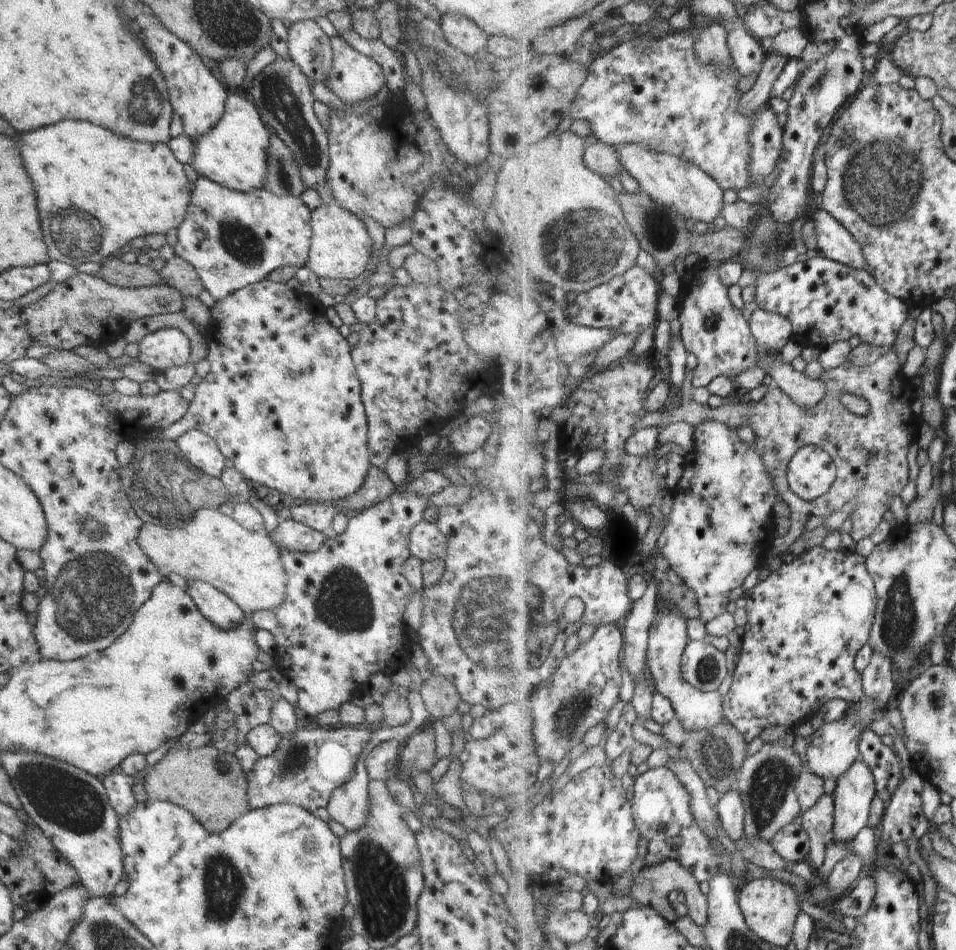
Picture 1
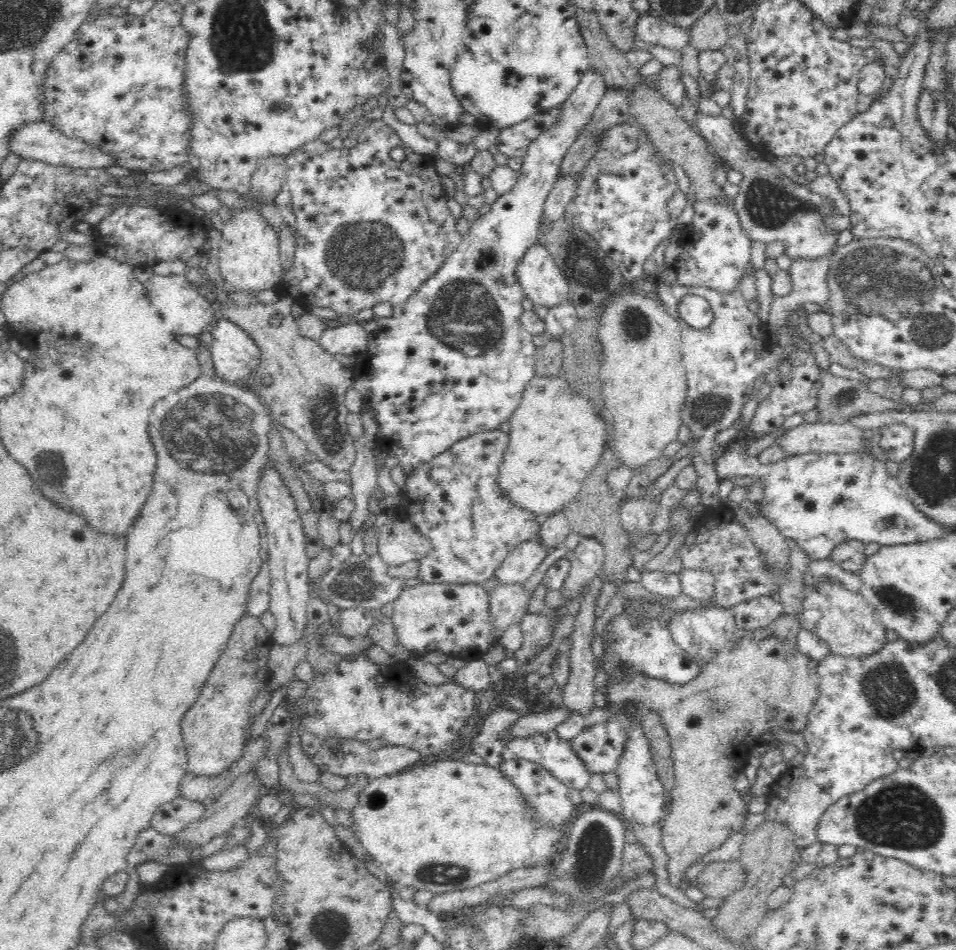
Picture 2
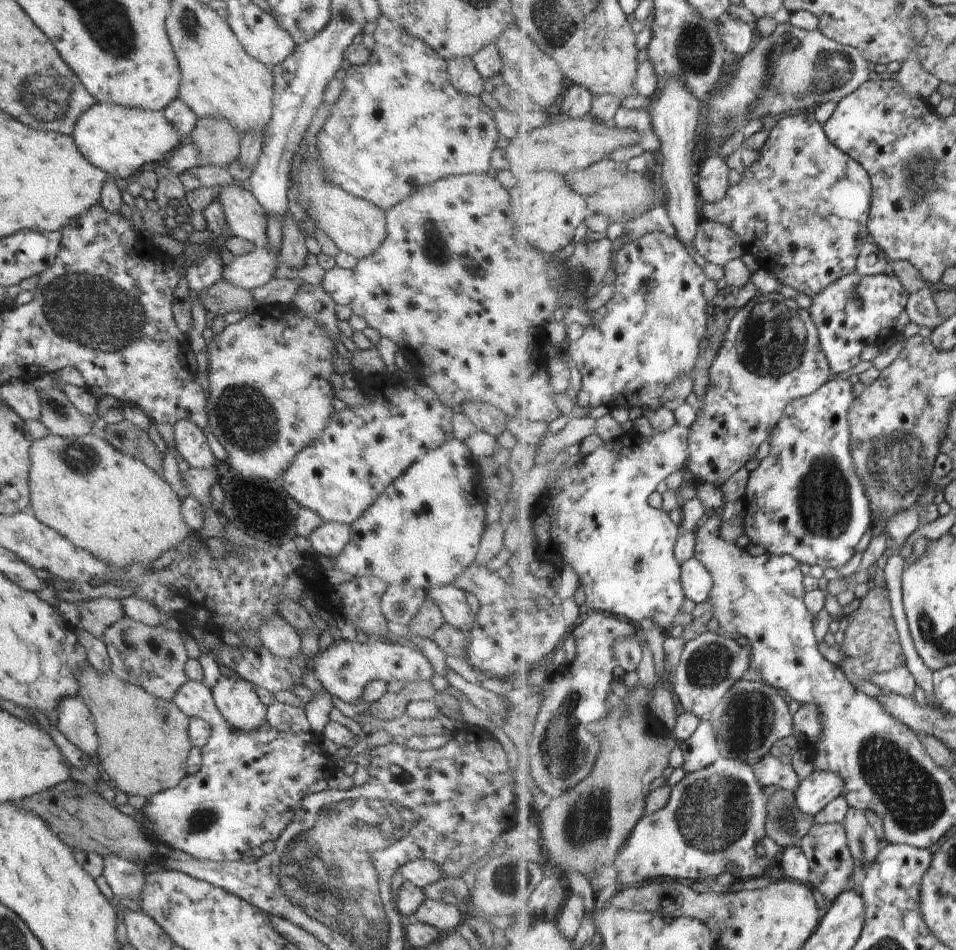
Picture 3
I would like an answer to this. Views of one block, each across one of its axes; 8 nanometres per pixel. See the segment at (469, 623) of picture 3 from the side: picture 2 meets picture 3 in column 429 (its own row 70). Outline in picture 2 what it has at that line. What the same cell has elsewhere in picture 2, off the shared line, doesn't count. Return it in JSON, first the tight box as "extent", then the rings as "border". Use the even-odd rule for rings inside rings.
{"extent":[359,67,608,475],"border":[[[595,67],[584,72],[580,84],[560,105],[562,114],[556,126],[538,136],[530,144],[526,156],[518,162],[521,174],[516,186],[499,195],[489,212],[471,222],[471,228],[462,237],[460,246],[407,298],[404,306],[396,306],[392,316],[377,320],[378,328],[371,334],[366,349],[366,376],[359,387],[363,392],[363,402],[374,409],[374,417],[380,427],[377,447],[386,454],[393,450],[406,475],[417,469],[419,464],[448,450],[455,442],[472,434],[498,429],[520,404],[527,384],[535,375],[537,349],[532,343],[532,335],[524,330],[519,321],[525,311],[522,301],[526,296],[516,278],[516,269],[528,249],[538,244],[545,200],[559,178],[562,161],[592,121],[608,88]]]}

